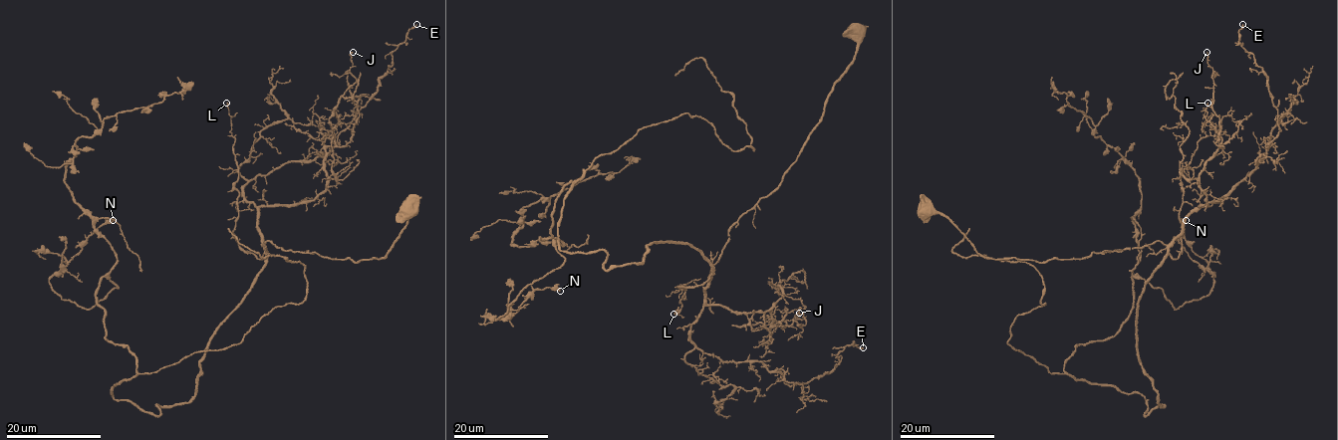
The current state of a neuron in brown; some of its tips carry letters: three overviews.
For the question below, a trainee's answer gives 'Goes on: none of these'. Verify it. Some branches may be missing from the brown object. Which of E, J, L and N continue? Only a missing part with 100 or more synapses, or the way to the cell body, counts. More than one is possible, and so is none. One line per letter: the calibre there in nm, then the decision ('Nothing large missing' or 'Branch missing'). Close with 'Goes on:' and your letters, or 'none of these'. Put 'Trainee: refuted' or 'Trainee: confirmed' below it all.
E: Thickness 170 nm. Nothing large missing
J: Thickness 130 nm. Nothing large missing
L: Thickness 130 nm. Nothing large missing
N: Thickness 480 nm. Nothing large missing
Goes on: none of these
Trainee: confirmed

